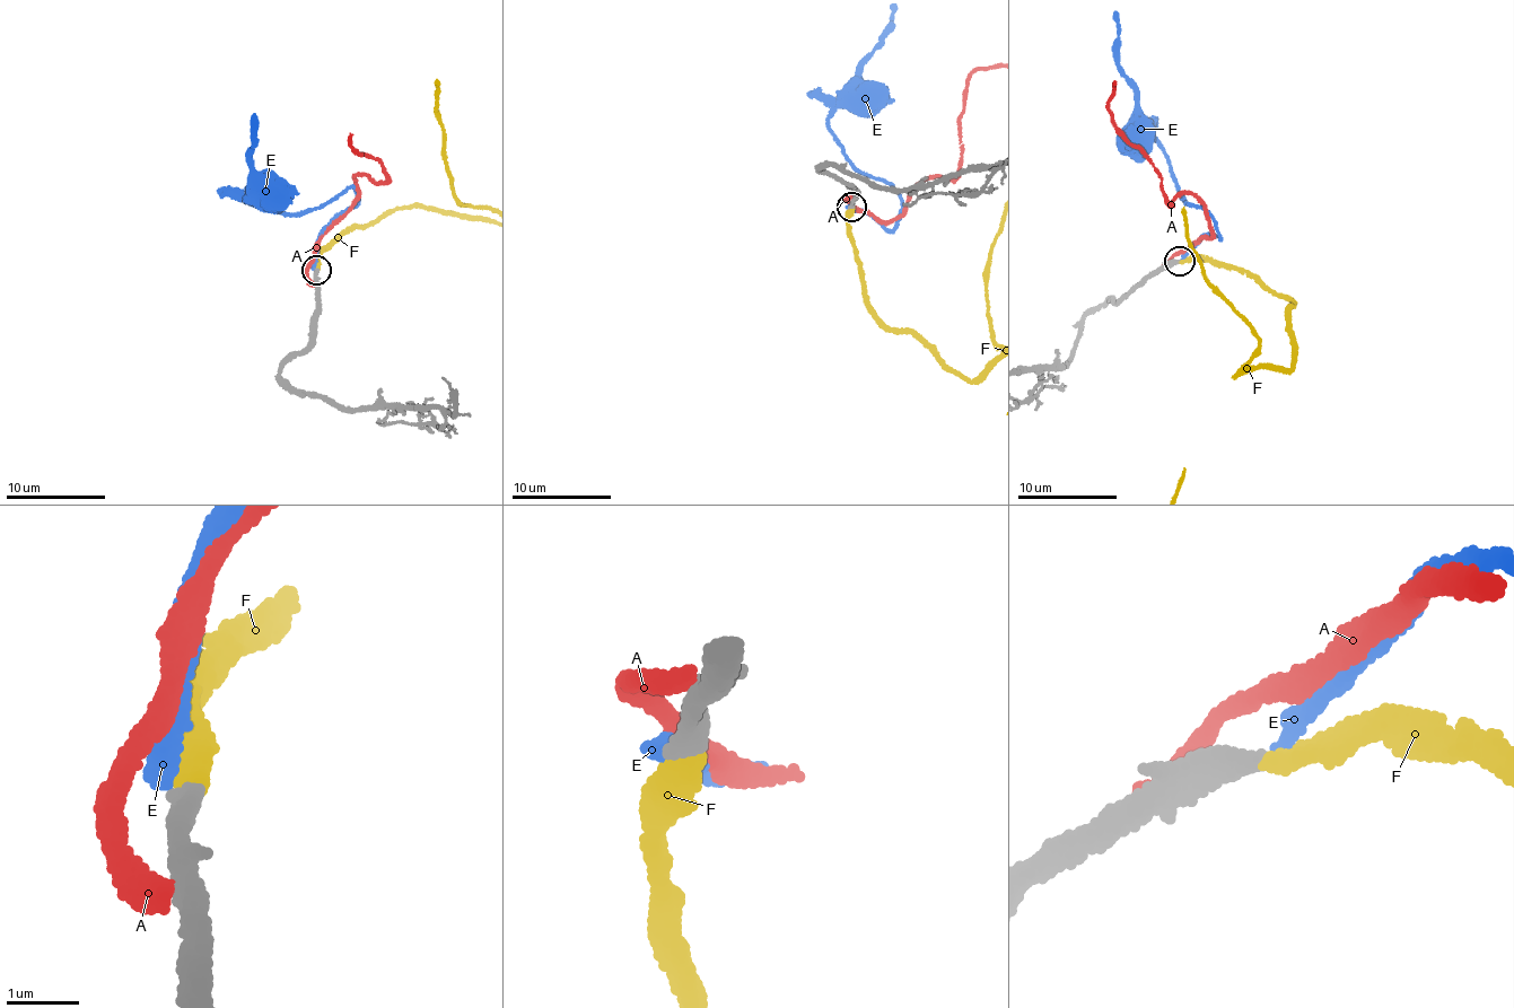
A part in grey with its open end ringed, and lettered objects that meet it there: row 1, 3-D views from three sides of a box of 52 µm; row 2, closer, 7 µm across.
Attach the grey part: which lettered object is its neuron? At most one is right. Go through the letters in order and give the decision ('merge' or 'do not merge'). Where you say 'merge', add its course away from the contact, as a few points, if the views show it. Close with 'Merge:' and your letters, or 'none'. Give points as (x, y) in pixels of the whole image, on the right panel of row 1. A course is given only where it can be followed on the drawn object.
A: do not merge
E: do not merge
F: merge
Merge: F

